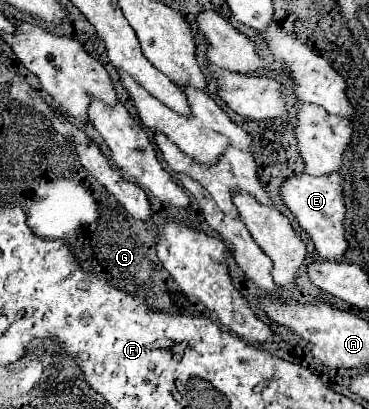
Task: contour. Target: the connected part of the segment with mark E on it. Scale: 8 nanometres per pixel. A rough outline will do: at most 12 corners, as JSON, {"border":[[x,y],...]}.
{"border":[[340,174],[284,180],[282,204],[316,254],[348,248]]}

